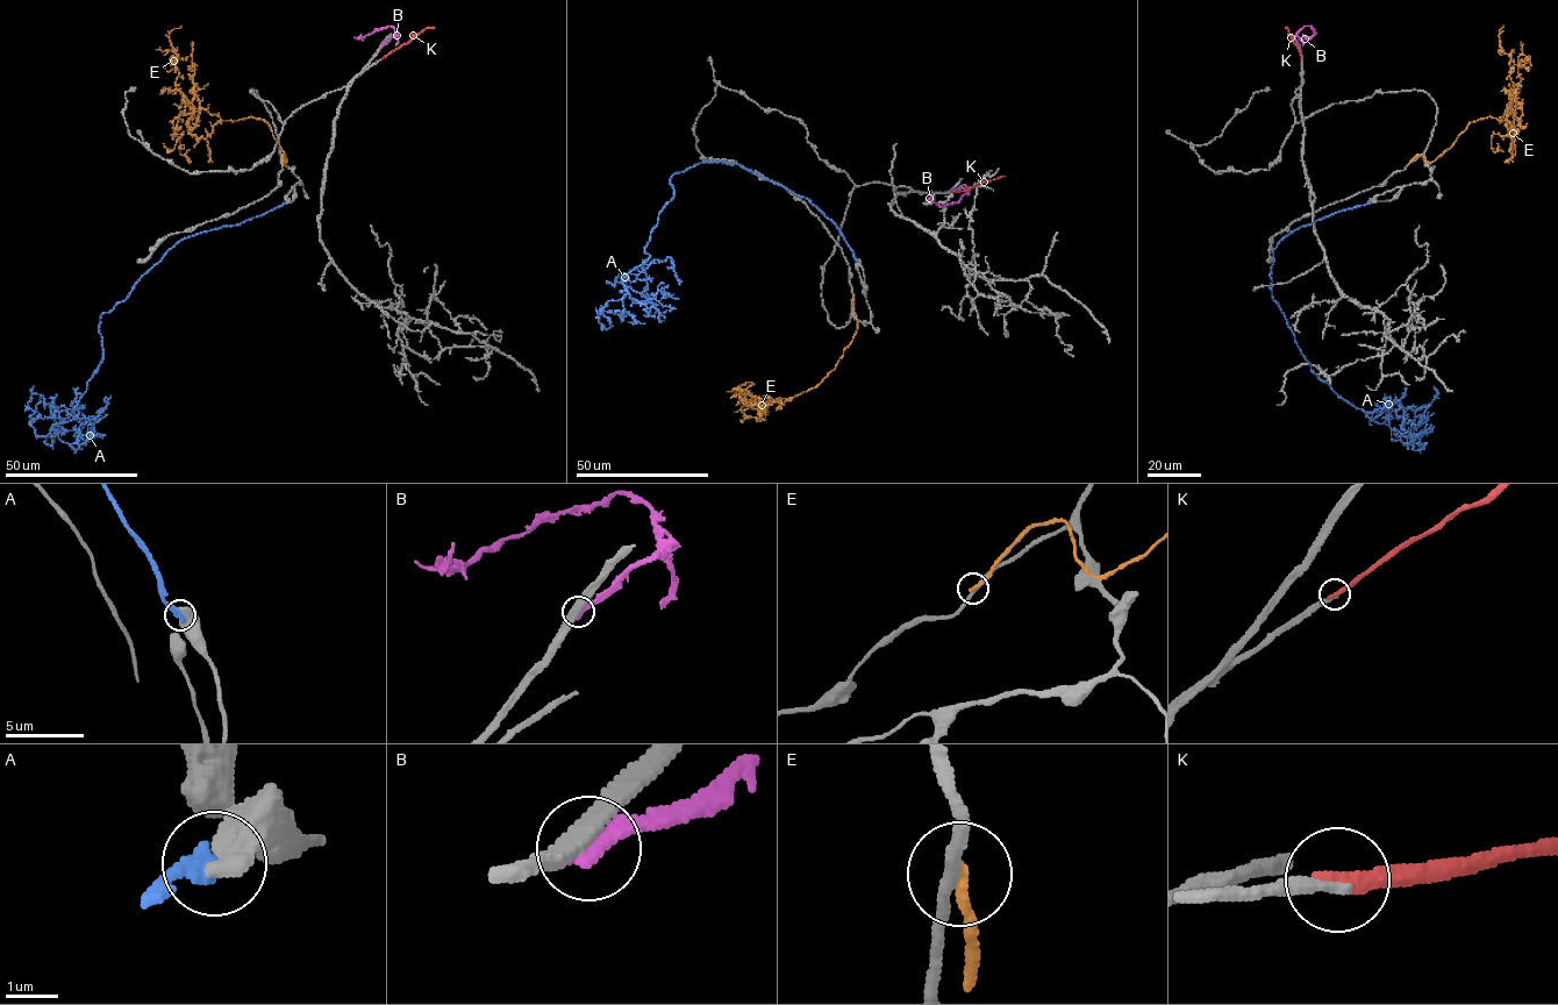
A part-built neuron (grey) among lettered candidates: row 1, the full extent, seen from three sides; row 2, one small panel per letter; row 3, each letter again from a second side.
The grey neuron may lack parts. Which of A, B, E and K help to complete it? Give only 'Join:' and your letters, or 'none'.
Join: K

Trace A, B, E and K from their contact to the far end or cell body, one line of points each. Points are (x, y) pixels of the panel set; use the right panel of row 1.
A: (1369, 202), (1281, 239), (1271, 296), (1310, 370), (1376, 421), (1409, 436), (1415, 412), (1435, 398)
B: (1299, 45), (1294, 38), (1305, 26), (1309, 25), (1315, 33), (1309, 36)
E: (1407, 165), (1420, 155), (1435, 161), (1470, 122), (1506, 120), (1514, 86), (1499, 35), (1503, 25)
K: (1301, 58), (1285, 28)

